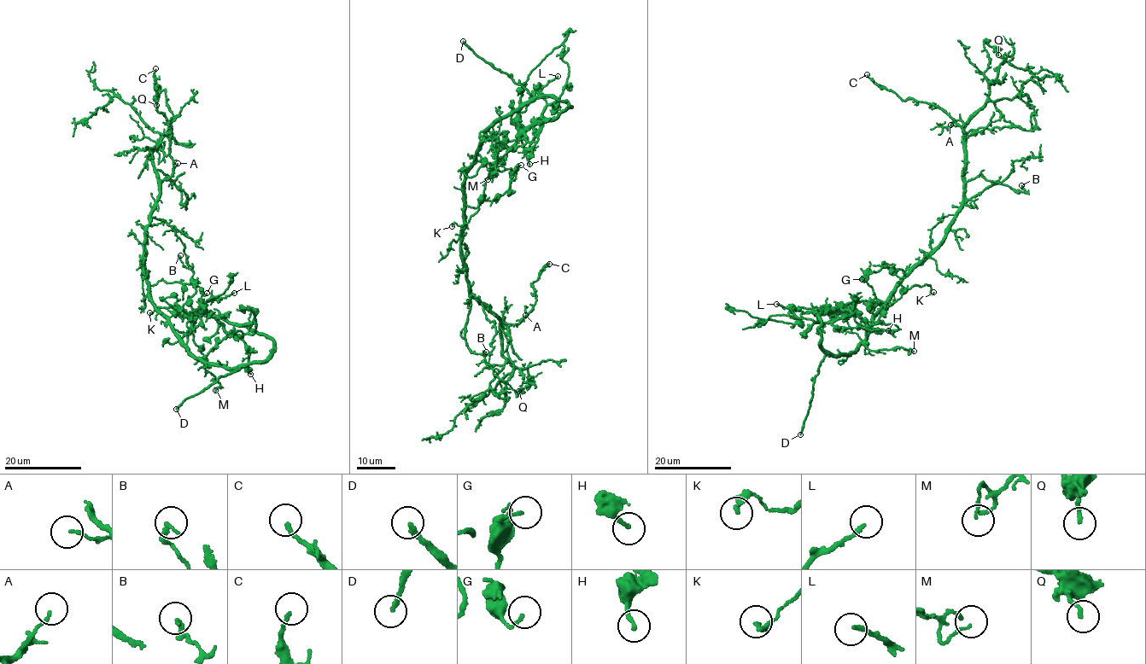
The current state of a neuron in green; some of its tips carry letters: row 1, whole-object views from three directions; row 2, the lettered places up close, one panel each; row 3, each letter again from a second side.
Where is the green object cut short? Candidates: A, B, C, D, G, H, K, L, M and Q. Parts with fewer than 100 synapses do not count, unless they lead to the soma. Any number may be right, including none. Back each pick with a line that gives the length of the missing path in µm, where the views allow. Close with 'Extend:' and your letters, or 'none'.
D: Missing length about 120 µm
Extend: D

